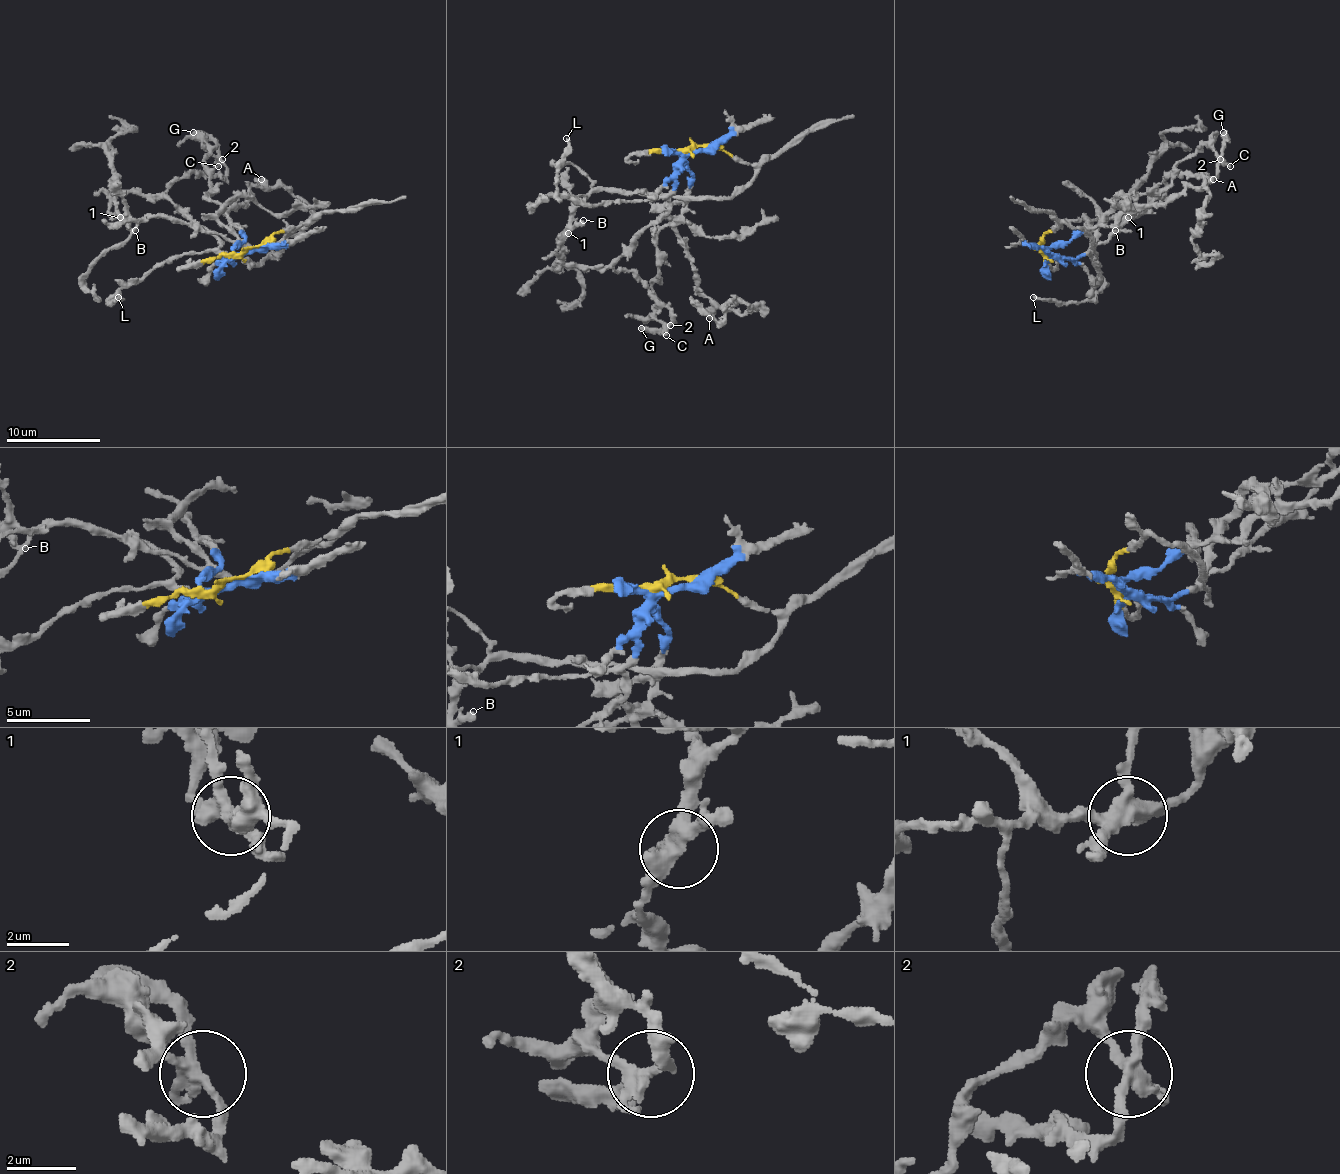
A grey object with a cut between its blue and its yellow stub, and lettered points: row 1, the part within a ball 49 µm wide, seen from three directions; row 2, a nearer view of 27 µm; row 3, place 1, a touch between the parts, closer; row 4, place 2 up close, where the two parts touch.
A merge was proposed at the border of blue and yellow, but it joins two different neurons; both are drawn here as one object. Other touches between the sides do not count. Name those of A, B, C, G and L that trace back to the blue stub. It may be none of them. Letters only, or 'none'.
A, B, G, L

